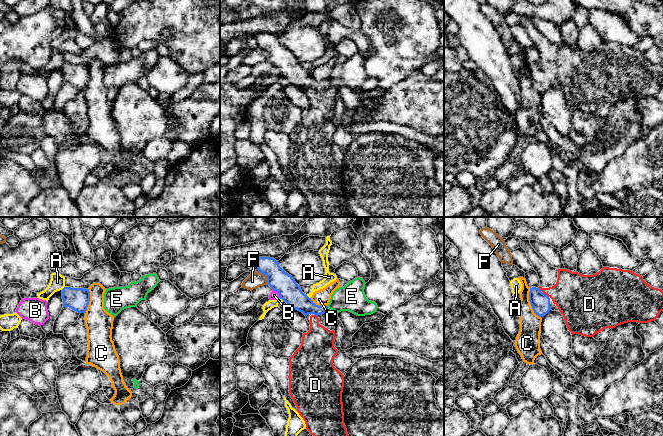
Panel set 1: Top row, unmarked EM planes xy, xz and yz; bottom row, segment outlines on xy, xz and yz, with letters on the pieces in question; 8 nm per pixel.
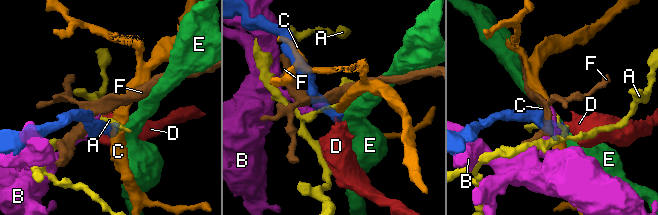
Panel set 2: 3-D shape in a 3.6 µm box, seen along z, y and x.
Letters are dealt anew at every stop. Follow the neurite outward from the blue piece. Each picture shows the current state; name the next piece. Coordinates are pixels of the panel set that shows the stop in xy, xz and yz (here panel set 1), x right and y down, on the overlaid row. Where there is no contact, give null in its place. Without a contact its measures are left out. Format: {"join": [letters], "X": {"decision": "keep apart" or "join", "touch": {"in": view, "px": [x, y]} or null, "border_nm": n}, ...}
{"join": ["D"], "A": {"decision": "keep apart", "touch": {"in": "xz", "px": [307, 296]}, "border_nm": 50}, "B": {"decision": "keep apart", "touch": {"in": "xz", "px": [278, 292]}, "border_nm": 90}, "C": {"decision": "keep apart", "touch": {"in": "yz", "px": [530, 303]}, "border_nm": 260}, "D": {"decision": "join", "touch": {"in": "yz", "px": [546, 295]}, "border_nm": 60}, "E": {"decision": "keep apart", "touch": {"in": "xz", "px": [327, 307]}, "border_nm": 30}, "F": {"decision": "keep apart", "touch": {"in": "xz", "px": [266, 275]}, "border_nm": 130}}

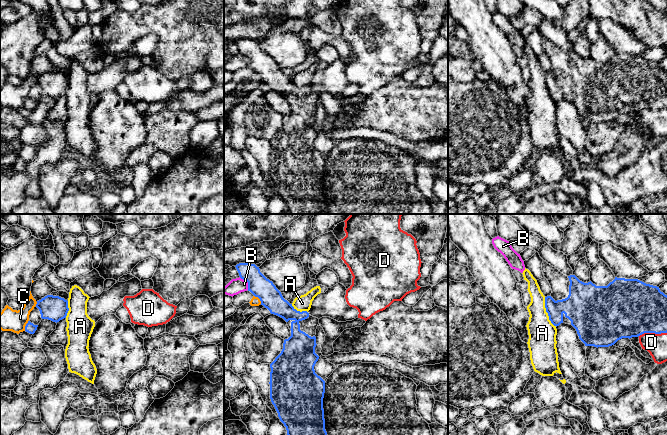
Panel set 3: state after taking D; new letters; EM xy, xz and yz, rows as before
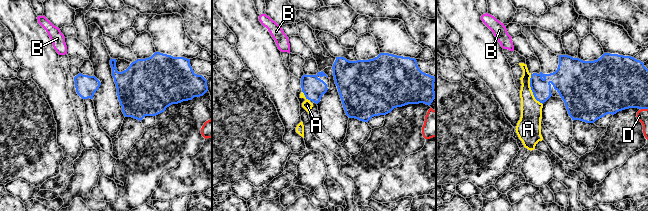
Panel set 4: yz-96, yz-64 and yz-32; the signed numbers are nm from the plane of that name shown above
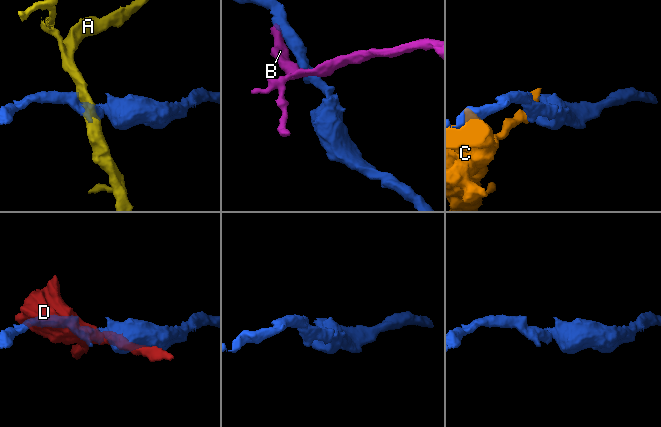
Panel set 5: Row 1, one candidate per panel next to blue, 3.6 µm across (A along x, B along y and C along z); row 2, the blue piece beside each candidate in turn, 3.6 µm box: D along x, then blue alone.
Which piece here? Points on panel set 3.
{"join": [], "A": {"decision": "keep apart", "touch": {"in": "yz", "px": [546, 311]}, "border_nm": 260}, "B": {"decision": "keep apart", "touch": {"in": "xz", "px": [247, 281]}, "border_nm": 130}, "C": {"decision": "keep apart", "touch": {"in": "xy", "px": [26, 325]}, "border_nm": 90}, "D": {"decision": "keep apart", "touch": {"in": "yz", "px": [652, 332]}, "border_nm": 220}}

